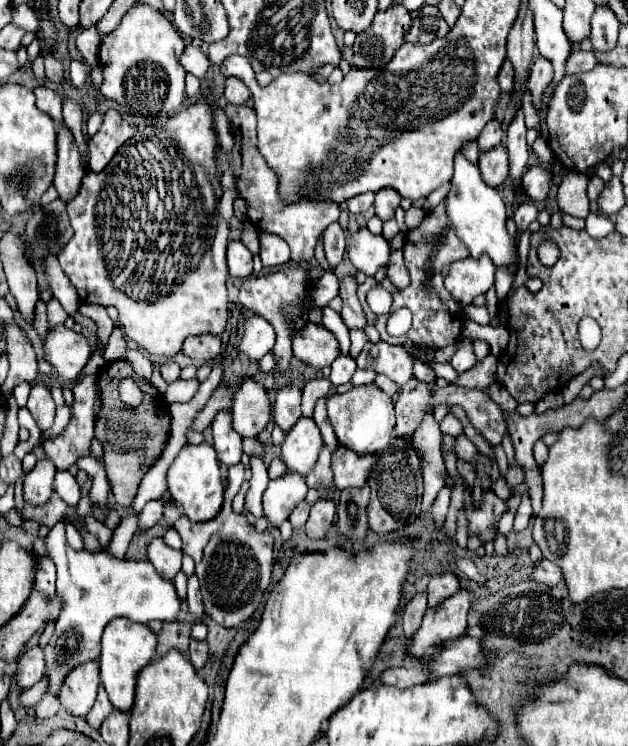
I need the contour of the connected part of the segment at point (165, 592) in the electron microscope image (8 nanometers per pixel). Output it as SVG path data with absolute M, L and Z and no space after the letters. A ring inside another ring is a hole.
M58 522L44 538L48 558L56 564L56 594L62 604L54 636L44 648L50 692L56 694L62 678L80 662L96 660L100 654L100 636L104 626L118 616L148 624L150 620L174 622L180 618L184 600L178 598L172 582L162 580L148 560L118 560L106 552L90 554L74 550L64 536L64 522Z

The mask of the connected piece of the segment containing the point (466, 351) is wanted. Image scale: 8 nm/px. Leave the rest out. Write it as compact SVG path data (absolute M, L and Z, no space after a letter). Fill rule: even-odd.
M458 340L458 352L456 352L454 358L450 360L450 364L454 366L454 370L456 370L458 374L470 370L470 368L476 364L476 358L474 358L472 348L460 348L460 340Z

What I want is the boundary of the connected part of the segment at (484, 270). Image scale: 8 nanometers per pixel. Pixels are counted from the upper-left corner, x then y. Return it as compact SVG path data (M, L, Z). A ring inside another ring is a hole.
M490 256L480 258L464 258L450 264L448 276L444 278L446 290L454 296L460 306L470 304L476 296L486 294L494 282L496 266Z

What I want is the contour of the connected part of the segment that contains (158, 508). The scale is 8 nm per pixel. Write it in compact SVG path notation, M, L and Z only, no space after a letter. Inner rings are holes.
M150 500L146 506L144 506L144 510L140 512L140 522L138 522L138 530L140 532L144 532L144 530L148 530L148 528L152 528L154 524L158 524L160 522L160 518L162 518L162 500Z

